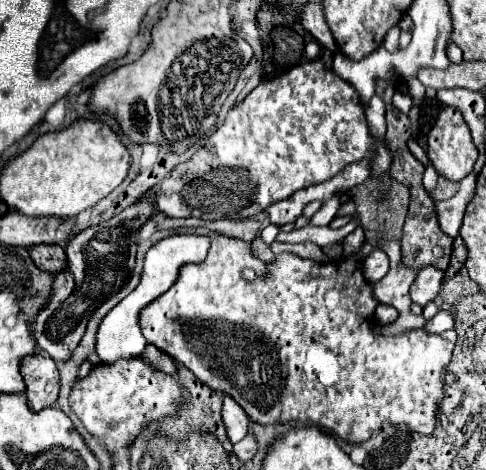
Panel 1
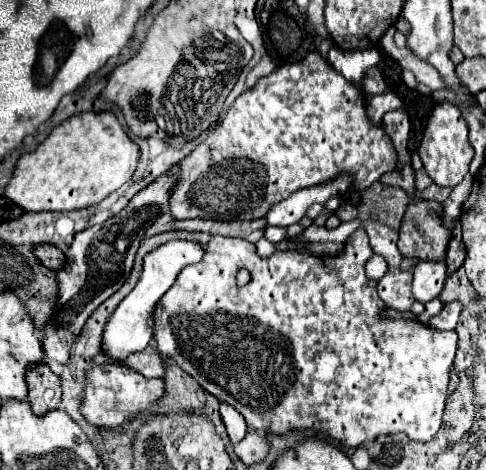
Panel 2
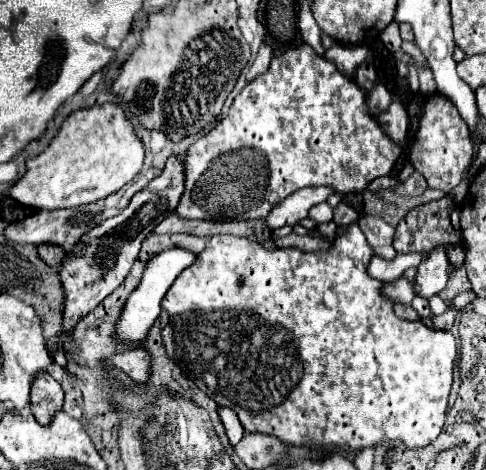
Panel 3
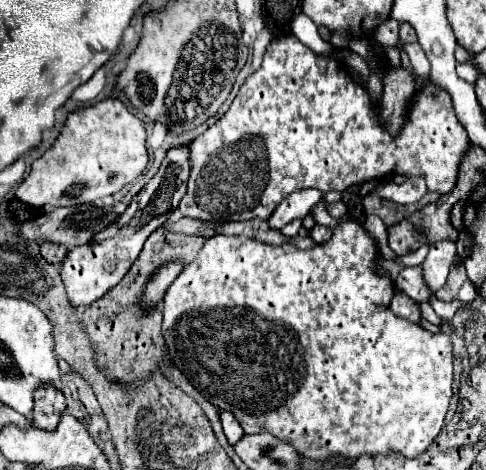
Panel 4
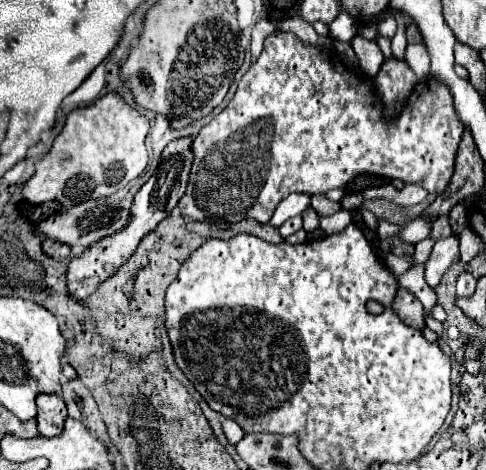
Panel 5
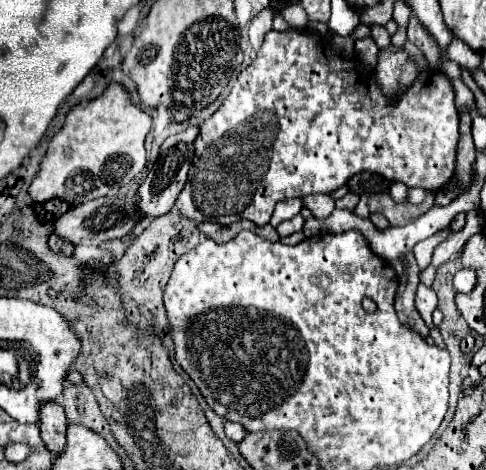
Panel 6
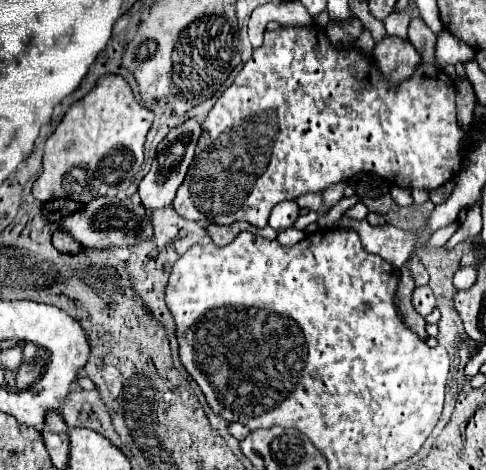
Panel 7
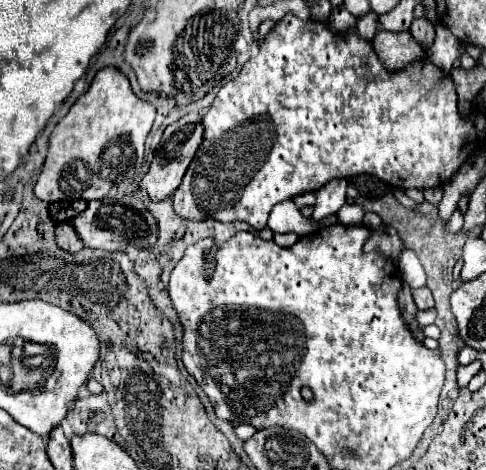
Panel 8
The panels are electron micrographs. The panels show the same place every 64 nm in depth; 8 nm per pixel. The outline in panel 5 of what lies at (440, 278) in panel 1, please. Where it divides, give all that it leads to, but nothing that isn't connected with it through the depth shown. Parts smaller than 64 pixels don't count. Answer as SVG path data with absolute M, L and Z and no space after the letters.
M456 234L448 236L444 240L438 240L434 244L432 256L430 256L428 264L426 264L426 274L424 274L428 286L434 288L440 282L442 274L446 272L446 268L454 262L454 258L458 254L458 248L460 248L460 240L458 240Z

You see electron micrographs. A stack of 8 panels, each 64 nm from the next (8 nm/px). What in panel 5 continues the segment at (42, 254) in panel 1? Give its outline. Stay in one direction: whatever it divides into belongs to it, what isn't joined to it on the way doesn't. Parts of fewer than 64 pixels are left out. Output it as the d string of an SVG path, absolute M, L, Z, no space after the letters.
M52 238L44 240L44 252L50 254L50 256L54 256L54 258L70 258L68 244L60 244L60 242L52 240Z

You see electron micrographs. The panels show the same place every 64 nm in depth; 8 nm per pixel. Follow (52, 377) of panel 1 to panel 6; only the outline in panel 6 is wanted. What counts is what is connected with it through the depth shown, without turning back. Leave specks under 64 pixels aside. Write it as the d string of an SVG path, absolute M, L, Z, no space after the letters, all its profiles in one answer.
M52 402L42 404L42 408L40 408L40 436L52 454L64 452L66 428L68 428L68 420L64 416L64 410Z

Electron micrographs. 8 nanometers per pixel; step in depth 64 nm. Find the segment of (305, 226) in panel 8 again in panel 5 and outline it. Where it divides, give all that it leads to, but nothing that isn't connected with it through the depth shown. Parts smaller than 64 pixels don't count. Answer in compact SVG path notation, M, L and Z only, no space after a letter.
M292 194L292 196L284 198L284 200L276 206L270 224L272 224L274 228L278 228L278 226L280 226L282 222L286 222L288 218L302 214L308 206L310 206L310 196L304 196L304 194Z

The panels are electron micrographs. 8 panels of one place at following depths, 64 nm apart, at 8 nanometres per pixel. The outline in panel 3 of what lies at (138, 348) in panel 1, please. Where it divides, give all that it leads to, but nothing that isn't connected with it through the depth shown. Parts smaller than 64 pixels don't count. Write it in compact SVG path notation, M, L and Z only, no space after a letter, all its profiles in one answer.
M172 248L168 252L162 252L158 254L156 258L152 258L148 264L146 264L146 270L144 270L144 276L142 276L142 282L140 286L130 294L124 310L122 310L122 318L116 326L116 336L120 342L124 344L130 344L130 346L138 346L144 336L148 334L148 330L152 328L154 320L160 316L160 302L162 298L166 296L168 288L172 286L172 282L178 278L178 274L188 268L192 262L196 260L196 256L188 250L182 250L182 248Z

